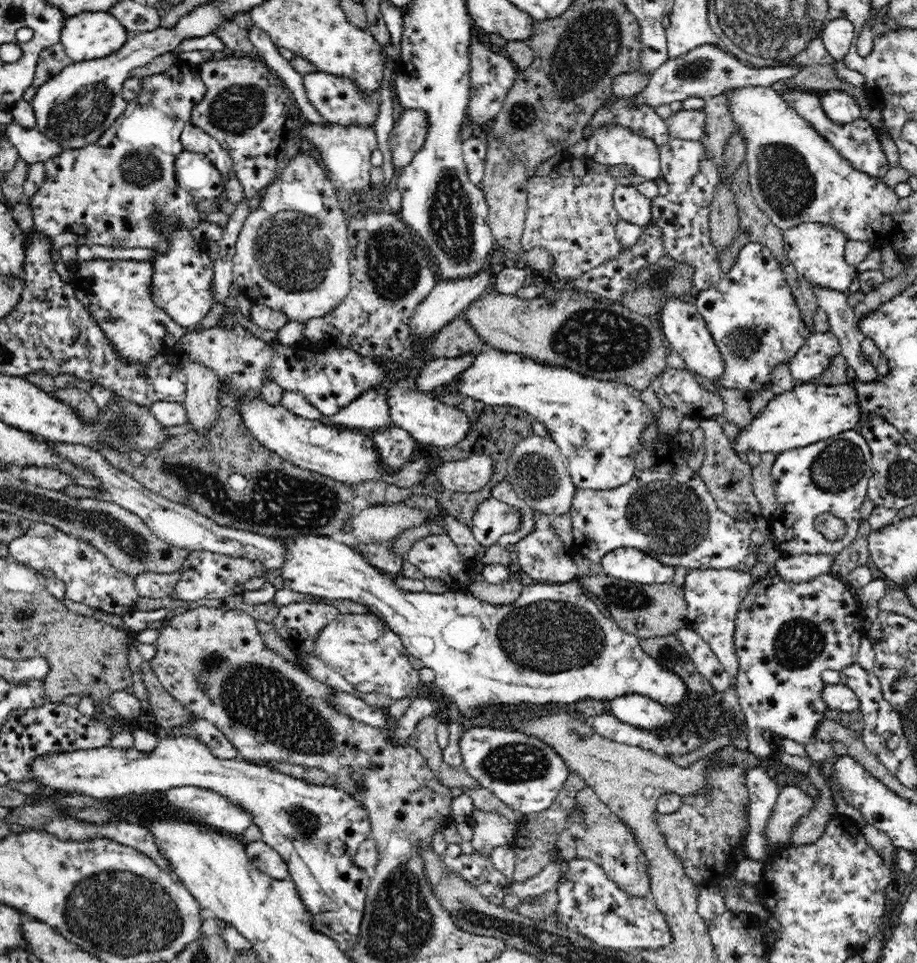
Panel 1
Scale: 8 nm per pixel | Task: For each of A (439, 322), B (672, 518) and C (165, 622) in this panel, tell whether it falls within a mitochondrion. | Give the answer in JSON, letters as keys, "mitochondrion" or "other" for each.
{"A":"other","B":"mitochondrion","C":"other"}

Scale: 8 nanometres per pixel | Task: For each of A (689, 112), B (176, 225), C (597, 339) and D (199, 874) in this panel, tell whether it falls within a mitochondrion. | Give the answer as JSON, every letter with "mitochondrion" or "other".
{"A":"other","B":"other","C":"mitochondrion","D":"other"}

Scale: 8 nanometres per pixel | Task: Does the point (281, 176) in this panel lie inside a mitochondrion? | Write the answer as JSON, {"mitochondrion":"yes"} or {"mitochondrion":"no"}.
{"mitochondrion":"no"}

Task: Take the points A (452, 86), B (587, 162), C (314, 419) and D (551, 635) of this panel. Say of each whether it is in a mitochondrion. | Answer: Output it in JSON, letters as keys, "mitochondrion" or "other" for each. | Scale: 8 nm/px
{"A":"other","B":"other","C":"other","D":"mitochondrion"}

